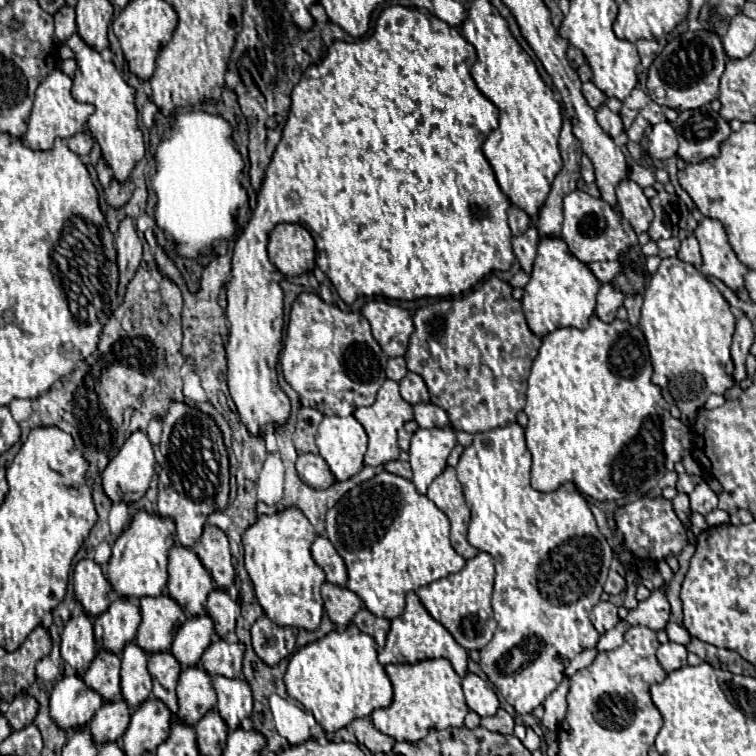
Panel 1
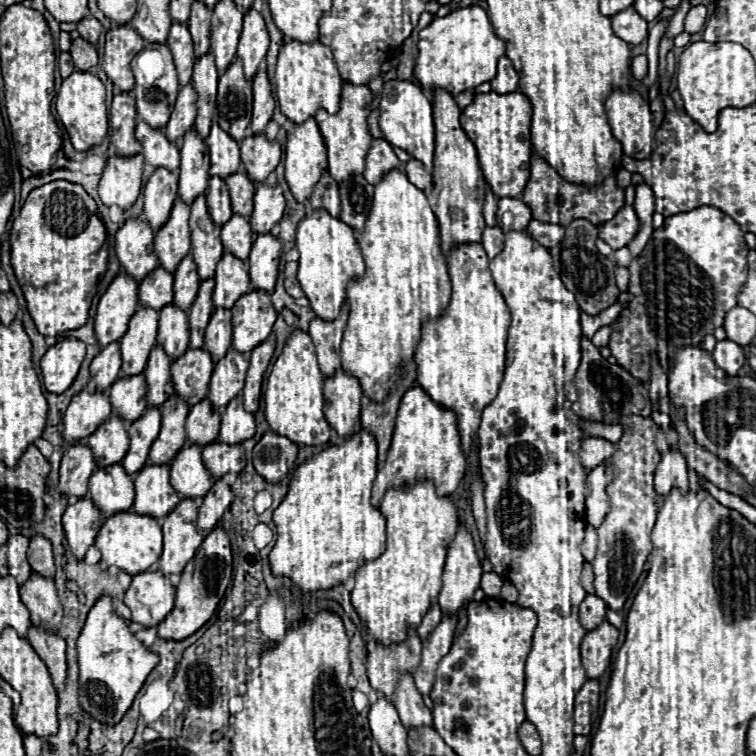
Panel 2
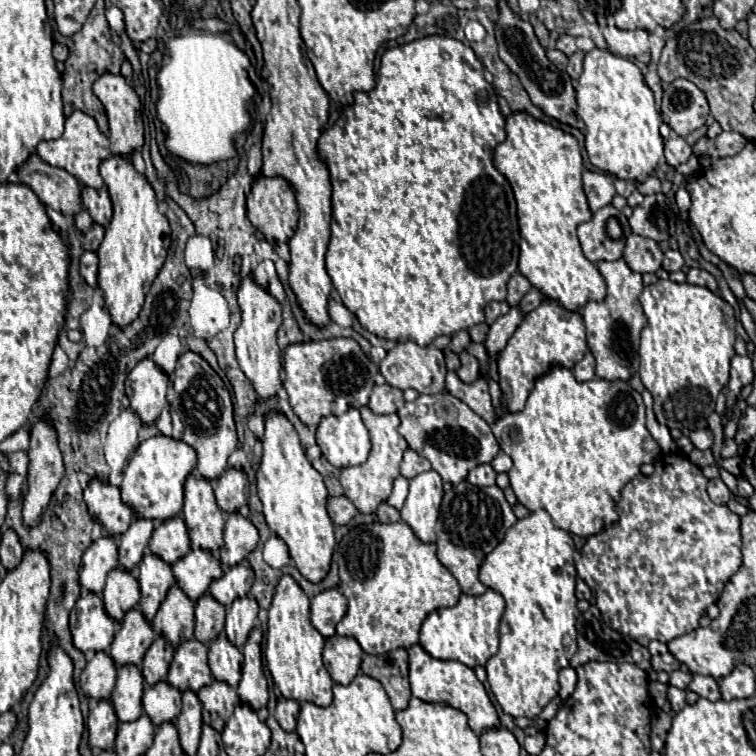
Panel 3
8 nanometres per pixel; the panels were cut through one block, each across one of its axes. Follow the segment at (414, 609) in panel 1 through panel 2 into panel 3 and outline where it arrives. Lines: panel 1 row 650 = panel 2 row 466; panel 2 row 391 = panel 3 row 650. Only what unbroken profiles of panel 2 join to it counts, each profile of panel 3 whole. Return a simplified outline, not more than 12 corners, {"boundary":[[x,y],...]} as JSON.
{"boundary":[[408,648],[412,696],[500,728],[482,682],[462,662]]}

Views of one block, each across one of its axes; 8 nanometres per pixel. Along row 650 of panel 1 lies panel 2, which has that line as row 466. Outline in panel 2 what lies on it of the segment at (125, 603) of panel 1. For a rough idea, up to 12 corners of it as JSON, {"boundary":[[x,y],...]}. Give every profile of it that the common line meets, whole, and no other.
{"boundary":[[120,464],[98,470],[88,498],[104,518],[128,512],[132,476]]}

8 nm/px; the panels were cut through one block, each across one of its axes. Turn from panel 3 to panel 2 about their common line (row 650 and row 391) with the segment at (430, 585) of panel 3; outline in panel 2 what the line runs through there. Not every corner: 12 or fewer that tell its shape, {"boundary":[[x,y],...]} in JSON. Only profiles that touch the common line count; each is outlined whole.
{"boundary":[[374,186],[342,368],[382,402],[450,302],[428,198]]}

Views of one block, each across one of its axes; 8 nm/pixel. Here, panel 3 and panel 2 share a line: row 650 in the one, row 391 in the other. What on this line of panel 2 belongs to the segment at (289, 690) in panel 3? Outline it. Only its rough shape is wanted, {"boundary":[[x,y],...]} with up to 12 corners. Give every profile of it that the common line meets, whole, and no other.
{"boundary":[[294,330],[266,384],[266,420],[296,444],[330,440],[314,344]]}

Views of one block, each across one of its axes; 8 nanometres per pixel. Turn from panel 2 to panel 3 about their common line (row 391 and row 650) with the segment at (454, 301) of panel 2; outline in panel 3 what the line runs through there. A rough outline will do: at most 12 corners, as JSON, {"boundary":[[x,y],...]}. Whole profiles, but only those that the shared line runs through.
{"boundary":[[490,588],[434,610],[420,646],[484,666],[498,652],[504,598]]}

